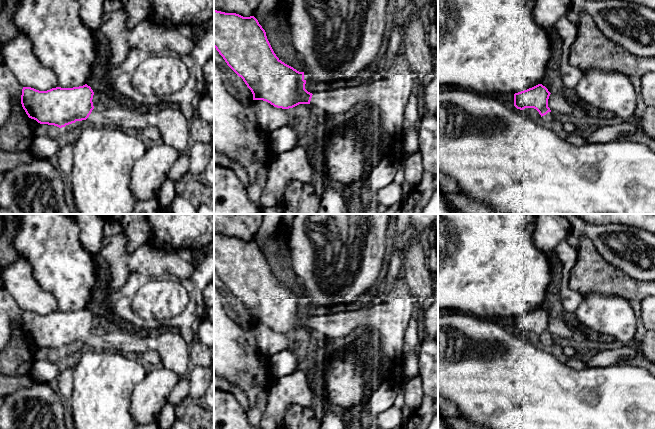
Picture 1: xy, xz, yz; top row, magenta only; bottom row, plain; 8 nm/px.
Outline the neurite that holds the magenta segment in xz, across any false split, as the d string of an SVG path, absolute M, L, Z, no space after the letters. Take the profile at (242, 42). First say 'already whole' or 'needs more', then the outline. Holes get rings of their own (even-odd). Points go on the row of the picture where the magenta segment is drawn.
needs more | M214 10L214 47L227 65L243 79L253 94L253 100L263 100L282 109L310 104L325 116L338 119L357 105L367 104L375 109L379 128L386 136L394 136L401 130L408 99L420 86L411 70L405 64L397 63L370 83L312 94L305 89L304 72L297 71L276 56L265 30L254 16L243 17Z

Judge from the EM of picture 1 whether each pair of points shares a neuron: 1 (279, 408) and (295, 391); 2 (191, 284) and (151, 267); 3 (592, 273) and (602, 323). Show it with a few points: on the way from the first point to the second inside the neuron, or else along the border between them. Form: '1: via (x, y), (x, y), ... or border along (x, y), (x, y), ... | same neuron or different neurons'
1: via (282, 404), (291, 395) | same neuron
2: border along (196, 264), (193, 272), (182, 281) | different neurons
3: border along (582, 294), (601, 293), (619, 296) | different neurons

